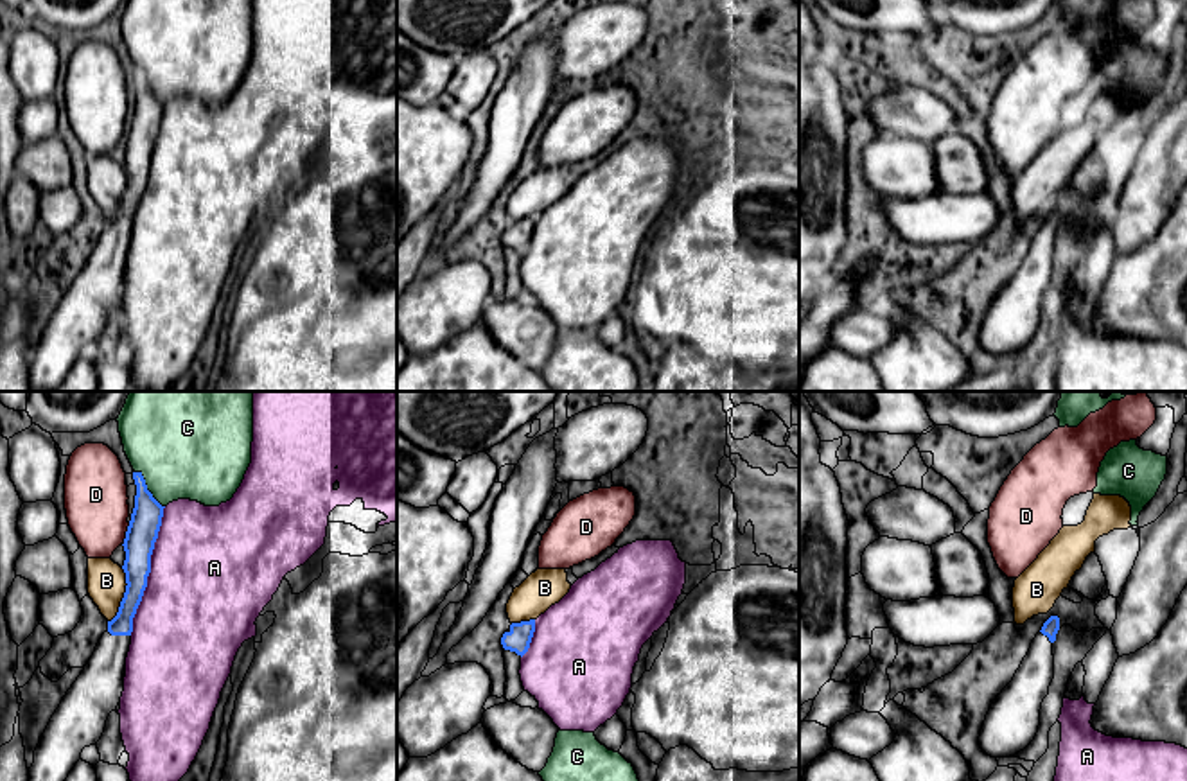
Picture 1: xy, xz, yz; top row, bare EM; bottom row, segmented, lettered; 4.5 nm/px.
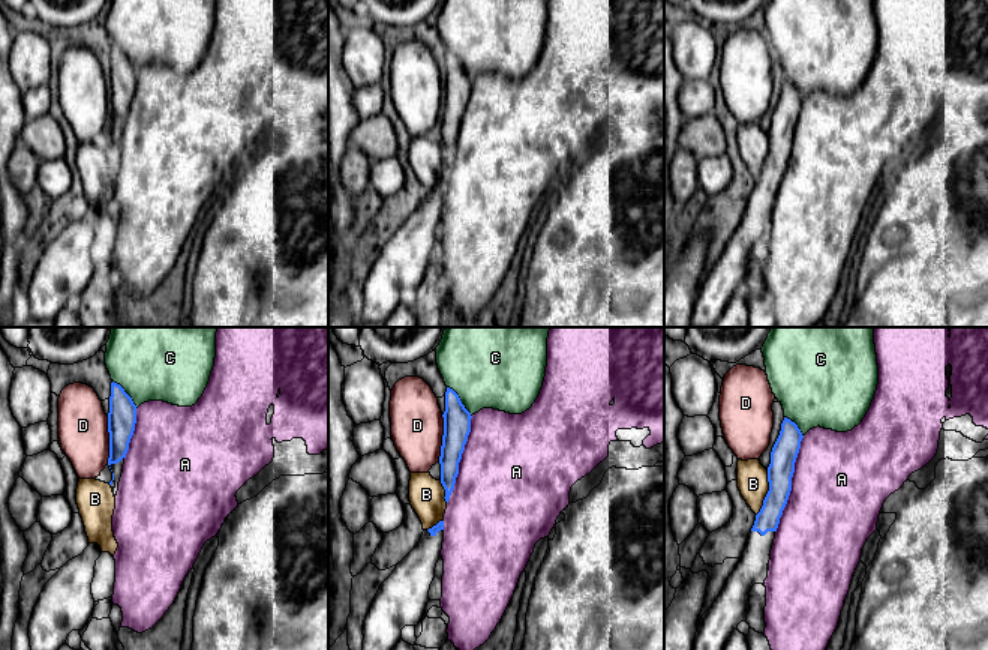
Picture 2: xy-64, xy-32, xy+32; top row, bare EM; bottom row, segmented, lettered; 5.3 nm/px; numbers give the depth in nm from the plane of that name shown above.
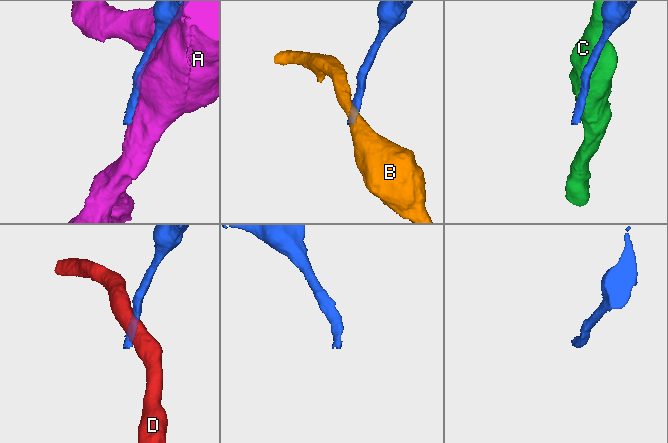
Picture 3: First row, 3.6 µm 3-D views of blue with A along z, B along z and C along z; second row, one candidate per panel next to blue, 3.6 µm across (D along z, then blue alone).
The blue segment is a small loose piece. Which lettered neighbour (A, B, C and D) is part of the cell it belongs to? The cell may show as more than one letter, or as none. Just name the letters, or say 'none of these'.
none of these

